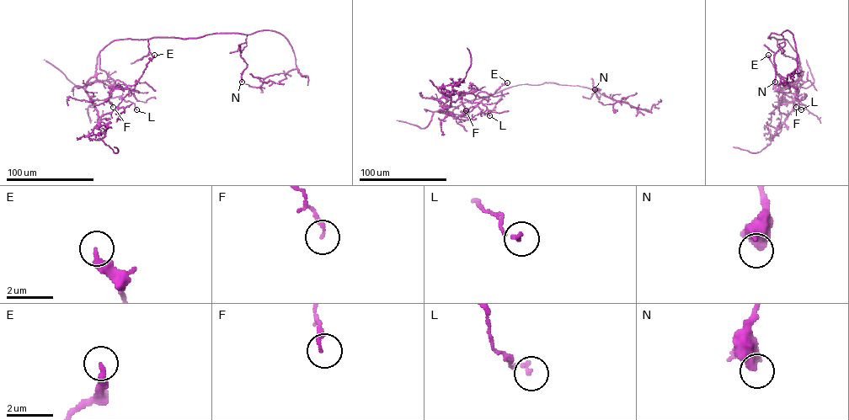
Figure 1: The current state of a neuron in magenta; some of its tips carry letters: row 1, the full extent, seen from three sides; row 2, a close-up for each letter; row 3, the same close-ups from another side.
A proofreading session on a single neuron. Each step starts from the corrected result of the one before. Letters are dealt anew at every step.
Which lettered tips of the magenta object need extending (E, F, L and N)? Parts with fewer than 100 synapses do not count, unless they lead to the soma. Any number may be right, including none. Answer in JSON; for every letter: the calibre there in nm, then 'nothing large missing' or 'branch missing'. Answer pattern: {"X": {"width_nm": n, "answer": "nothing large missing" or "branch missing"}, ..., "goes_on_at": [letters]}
{"E": {"width_nm": 260, "answer": "nothing large missing"}, "F": {"width_nm": 150, "answer": "nothing large missing"}, "L": {"width_nm": 150, "answer": "nothing large missing"}, "N": {"width_nm": 600, "answer": "nothing large missing"}, "goes_on_at": []}

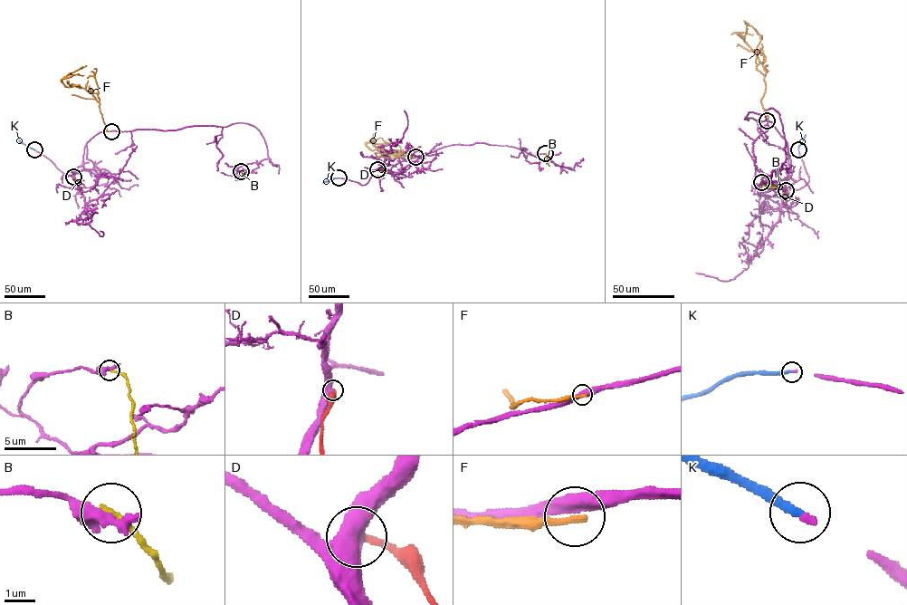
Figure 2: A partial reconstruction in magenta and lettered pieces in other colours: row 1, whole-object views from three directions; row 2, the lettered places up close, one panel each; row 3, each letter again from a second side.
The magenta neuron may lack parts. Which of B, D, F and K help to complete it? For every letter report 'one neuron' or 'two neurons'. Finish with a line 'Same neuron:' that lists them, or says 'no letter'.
B: two neurons
D: two neurons
F: two neurons
K: one neuron
Same neuron: K

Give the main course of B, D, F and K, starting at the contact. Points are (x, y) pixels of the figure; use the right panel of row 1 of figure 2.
B: (761, 182), (768, 187), (780, 186)
D: (786, 190), (787, 202)
F: (767, 120), (768, 115), (760, 100), (766, 87), (764, 56), (754, 52), (744, 41), (747, 24), (743, 21)
K: (798, 149), (805, 134)

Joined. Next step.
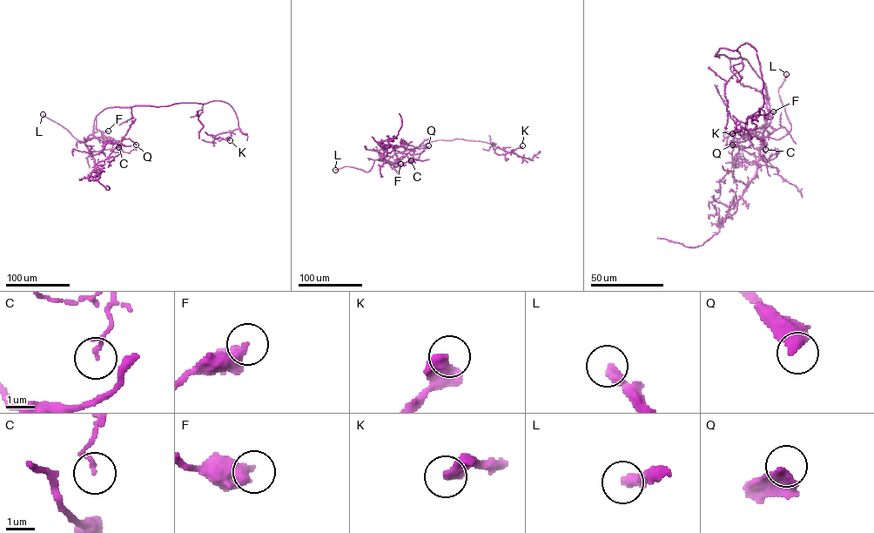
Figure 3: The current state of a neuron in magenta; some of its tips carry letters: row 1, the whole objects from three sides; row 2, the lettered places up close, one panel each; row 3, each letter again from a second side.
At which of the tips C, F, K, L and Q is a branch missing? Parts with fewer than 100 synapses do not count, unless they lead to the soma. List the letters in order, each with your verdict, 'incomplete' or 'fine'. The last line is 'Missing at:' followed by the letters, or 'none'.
C: fine
F: fine
K: fine
L: incomplete
Q: fine
Missing at: L

